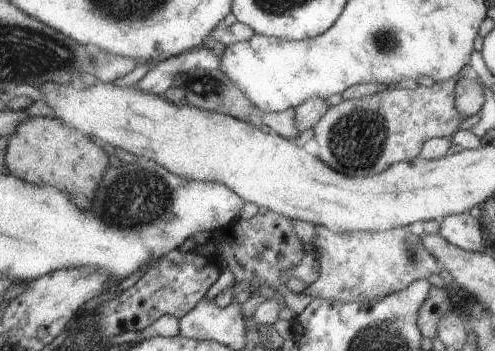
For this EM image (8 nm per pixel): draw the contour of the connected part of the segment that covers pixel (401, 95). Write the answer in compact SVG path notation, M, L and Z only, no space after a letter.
M452 79L438 81L431 87L420 85L414 90L395 85L374 96L330 106L313 128L318 142L317 156L336 172L351 177L374 176L394 162L420 157L427 140L450 138L466 119L456 104L456 86Z

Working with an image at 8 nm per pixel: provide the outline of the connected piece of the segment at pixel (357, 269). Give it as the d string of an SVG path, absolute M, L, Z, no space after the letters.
M322 224L317 225L315 241L315 255L319 262L318 278L303 291L313 298L330 299L351 302L378 302L395 292L403 291L412 283L420 279L427 279L432 274L439 274L442 270L439 260L426 248L421 239L410 231L410 226L396 227L382 232L354 231L337 233Z

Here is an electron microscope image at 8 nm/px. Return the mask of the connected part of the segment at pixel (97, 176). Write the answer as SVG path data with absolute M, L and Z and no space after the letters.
M30 117L11 137L7 163L12 175L33 185L64 188L79 208L89 209L100 188L104 172L108 168L108 154L96 146L88 135L69 127L60 119Z

